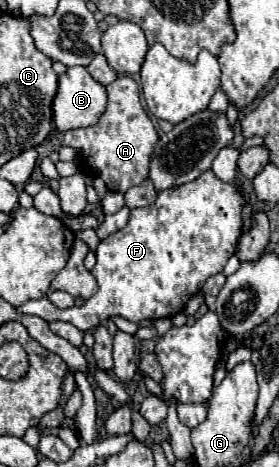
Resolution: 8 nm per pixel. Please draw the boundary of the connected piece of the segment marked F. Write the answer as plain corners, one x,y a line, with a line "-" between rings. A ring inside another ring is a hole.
211,170
203,172
193,182
163,190
153,206
133,208
127,226
99,242
95,250
97,264
91,270
93,276
97,278
99,290
89,300
85,300
81,308
73,306
67,310
59,310
47,298
39,298
39,300
29,300
27,304
21,304
17,312
39,316
45,322
55,322
55,320
69,322
83,332
97,328
101,320
107,320
113,316
121,316
129,322
139,322
145,318
149,320
173,318
175,314
183,312
183,306
193,294
201,290
201,284
209,276
221,272
229,256
235,254
237,242
241,238
241,226
243,226
241,206
243,206
243,196
231,184
225,184
217,176
213,176

